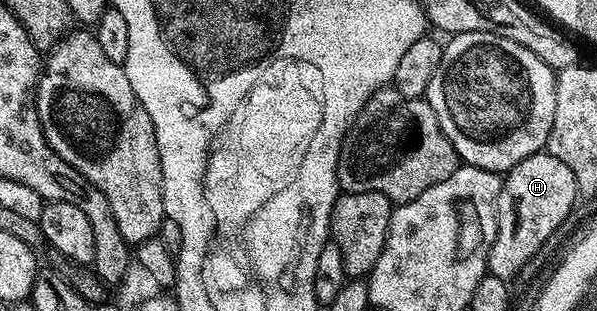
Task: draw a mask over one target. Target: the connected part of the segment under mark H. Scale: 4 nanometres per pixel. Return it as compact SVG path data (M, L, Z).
M540 151L521 159L503 177L503 190L497 203L497 235L489 251L487 272L510 282L539 252L543 244L562 227L575 205L577 190L573 171L552 153Z

